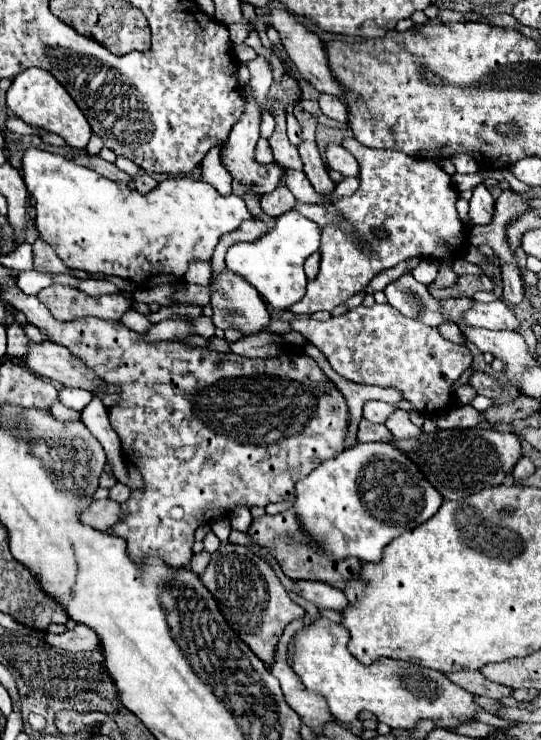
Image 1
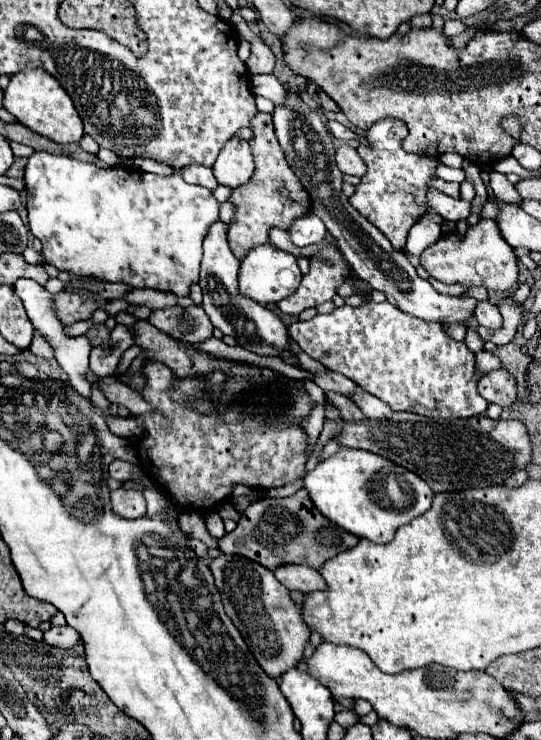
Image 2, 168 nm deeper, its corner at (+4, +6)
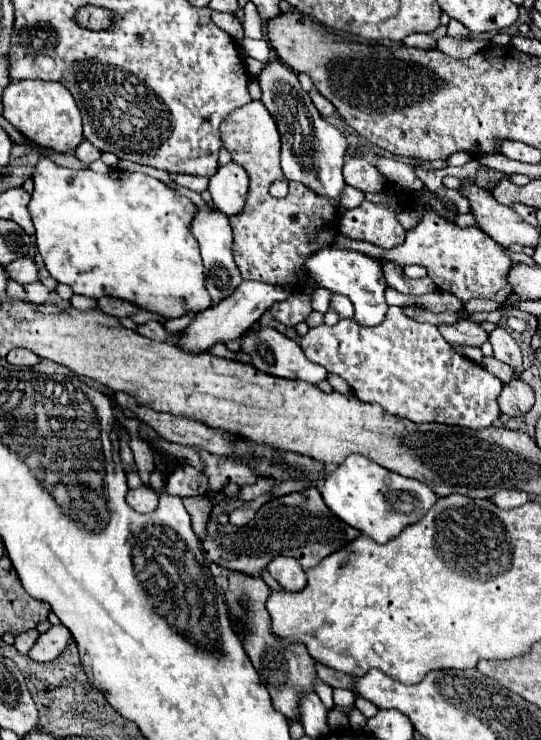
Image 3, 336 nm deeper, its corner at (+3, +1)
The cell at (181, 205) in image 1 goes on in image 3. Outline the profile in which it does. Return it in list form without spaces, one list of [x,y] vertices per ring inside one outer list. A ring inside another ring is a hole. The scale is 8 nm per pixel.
[[[40,159],[32,179],[34,193],[28,209],[36,227],[38,251],[46,269],[58,283],[70,285],[76,295],[92,299],[100,299],[104,295],[116,297],[138,305],[140,309],[158,313],[164,319],[176,319],[210,307],[198,243],[190,233],[190,221],[196,205],[188,197],[178,195],[162,181],[142,173],[116,169],[116,173],[110,171],[100,175],[90,169],[66,169],[50,159]]]

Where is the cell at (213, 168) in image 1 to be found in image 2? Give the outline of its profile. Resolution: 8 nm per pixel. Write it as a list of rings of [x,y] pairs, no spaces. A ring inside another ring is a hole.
[[[193,164],[189,168],[183,168],[181,176],[189,184],[199,184],[199,186],[205,186],[205,188],[211,188],[211,190],[215,190],[219,186],[219,182],[213,176],[213,170],[209,166],[203,166],[203,164],[201,166]]]

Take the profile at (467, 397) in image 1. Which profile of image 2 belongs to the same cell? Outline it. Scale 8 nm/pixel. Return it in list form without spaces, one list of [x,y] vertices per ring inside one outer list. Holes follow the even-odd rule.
[[[481,350],[481,352],[477,352],[477,354],[475,354],[475,368],[477,368],[477,372],[479,372],[479,374],[491,372],[493,368],[499,368],[499,366],[501,366],[499,358],[497,358],[497,356],[493,356],[491,352]]]

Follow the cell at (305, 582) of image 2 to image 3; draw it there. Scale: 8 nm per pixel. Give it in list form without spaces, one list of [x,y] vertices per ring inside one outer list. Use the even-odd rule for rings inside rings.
[[[274,557],[268,567],[270,575],[286,589],[286,591],[300,591],[306,587],[304,569],[294,561],[294,557]]]

